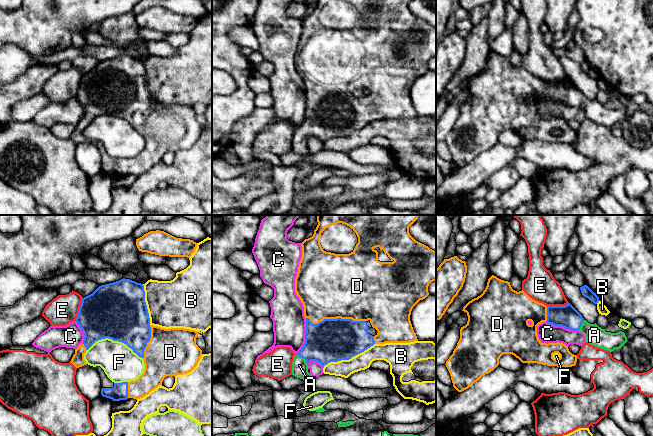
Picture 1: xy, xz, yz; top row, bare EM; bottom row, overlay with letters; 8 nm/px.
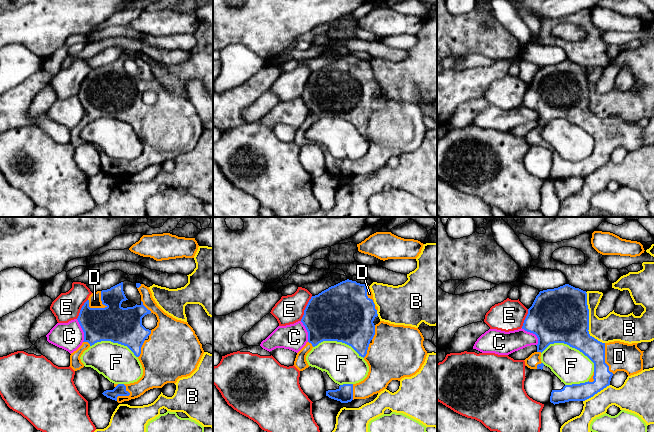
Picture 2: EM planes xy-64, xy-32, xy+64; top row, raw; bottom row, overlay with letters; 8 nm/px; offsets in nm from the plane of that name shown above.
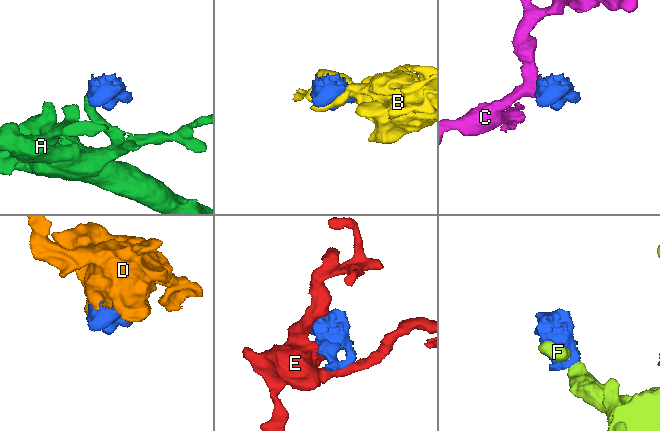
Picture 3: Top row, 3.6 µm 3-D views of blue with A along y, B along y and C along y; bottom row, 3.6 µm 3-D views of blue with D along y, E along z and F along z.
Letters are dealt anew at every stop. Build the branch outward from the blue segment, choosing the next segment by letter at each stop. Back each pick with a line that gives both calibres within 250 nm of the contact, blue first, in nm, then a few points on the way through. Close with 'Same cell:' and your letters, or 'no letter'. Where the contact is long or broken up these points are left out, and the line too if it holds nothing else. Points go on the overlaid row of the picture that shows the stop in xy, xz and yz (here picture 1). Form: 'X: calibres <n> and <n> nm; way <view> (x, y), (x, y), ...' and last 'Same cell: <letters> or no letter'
A: calibres 340 and 130 nm; way xz (328, 341), (303, 358), (299, 365)
D: calibres 360 and 480 nm
Same cell: A, D

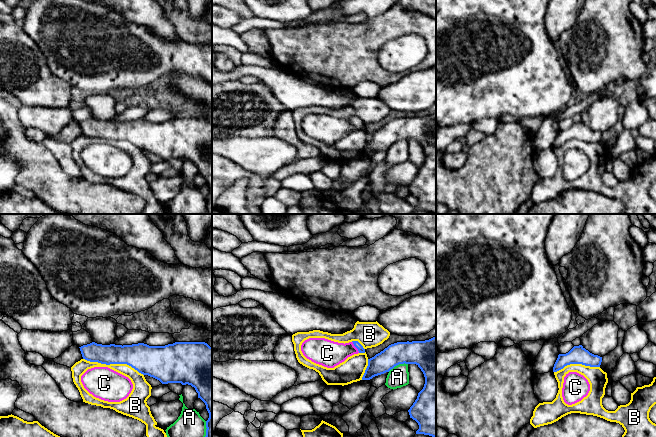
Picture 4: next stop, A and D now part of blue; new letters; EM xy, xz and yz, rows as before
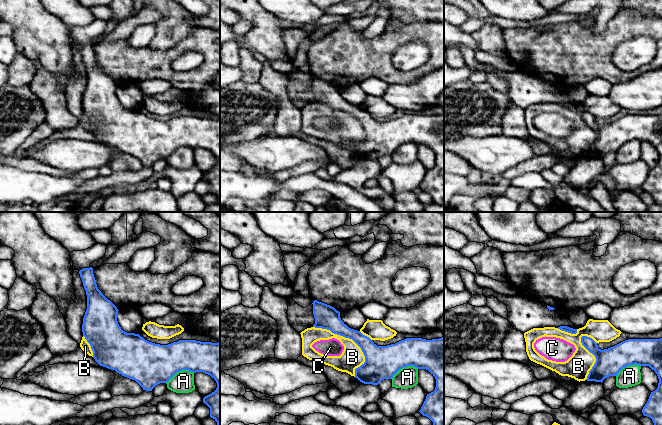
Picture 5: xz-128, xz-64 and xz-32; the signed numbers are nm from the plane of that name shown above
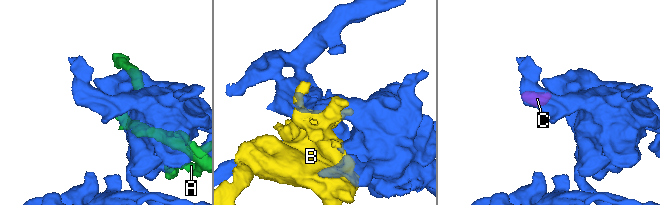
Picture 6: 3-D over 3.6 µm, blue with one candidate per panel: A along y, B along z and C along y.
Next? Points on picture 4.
C: calibres 50 and 220 nm; way xz (360, 348), (355, 346), (337, 353), (327, 353)
Same cell: C

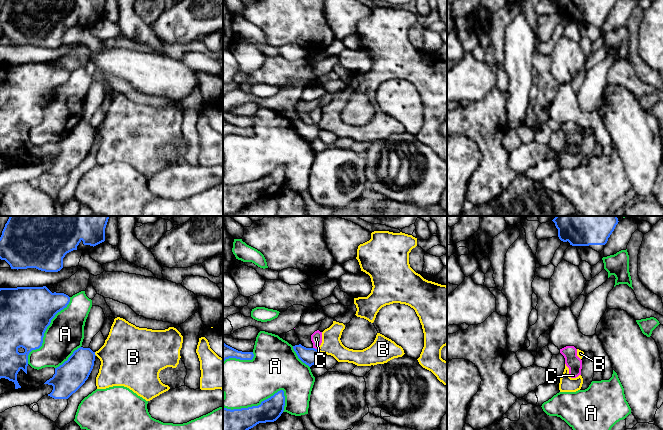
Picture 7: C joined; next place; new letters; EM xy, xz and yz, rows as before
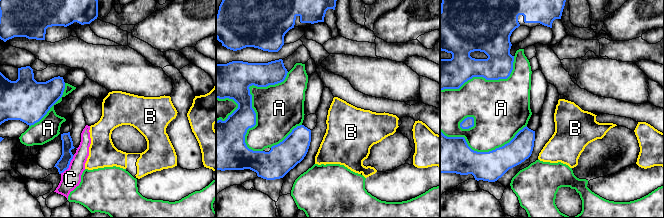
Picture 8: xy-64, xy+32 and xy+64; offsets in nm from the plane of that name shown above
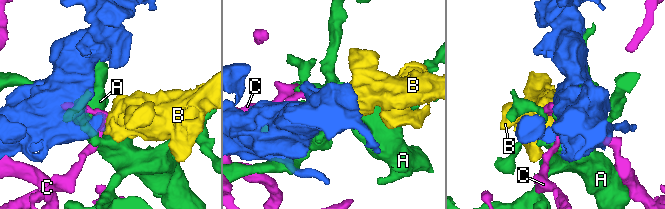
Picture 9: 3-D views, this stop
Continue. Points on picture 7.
Same cell: no letter

